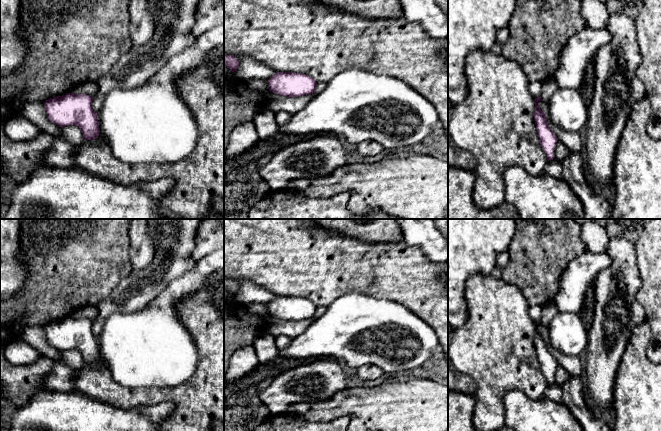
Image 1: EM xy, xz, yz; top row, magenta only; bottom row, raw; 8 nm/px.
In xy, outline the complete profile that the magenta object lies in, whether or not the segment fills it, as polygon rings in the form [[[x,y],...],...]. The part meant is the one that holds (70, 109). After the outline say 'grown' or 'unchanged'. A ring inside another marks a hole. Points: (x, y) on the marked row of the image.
[[[67,93],[50,98],[44,104],[51,122],[59,127],[76,125],[82,130],[83,139],[93,140],[99,136],[100,128],[92,102],[92,96]]]; unchanged

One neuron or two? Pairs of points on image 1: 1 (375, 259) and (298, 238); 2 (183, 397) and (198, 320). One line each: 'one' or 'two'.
1: one
2: one

